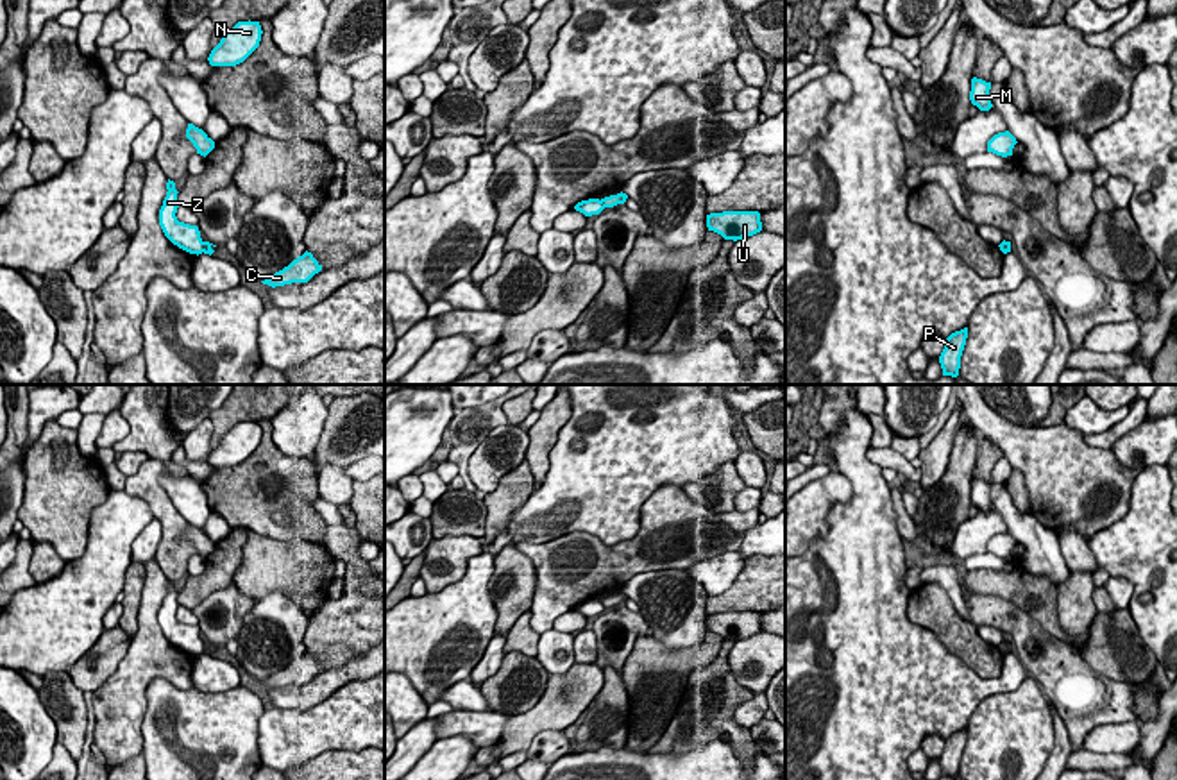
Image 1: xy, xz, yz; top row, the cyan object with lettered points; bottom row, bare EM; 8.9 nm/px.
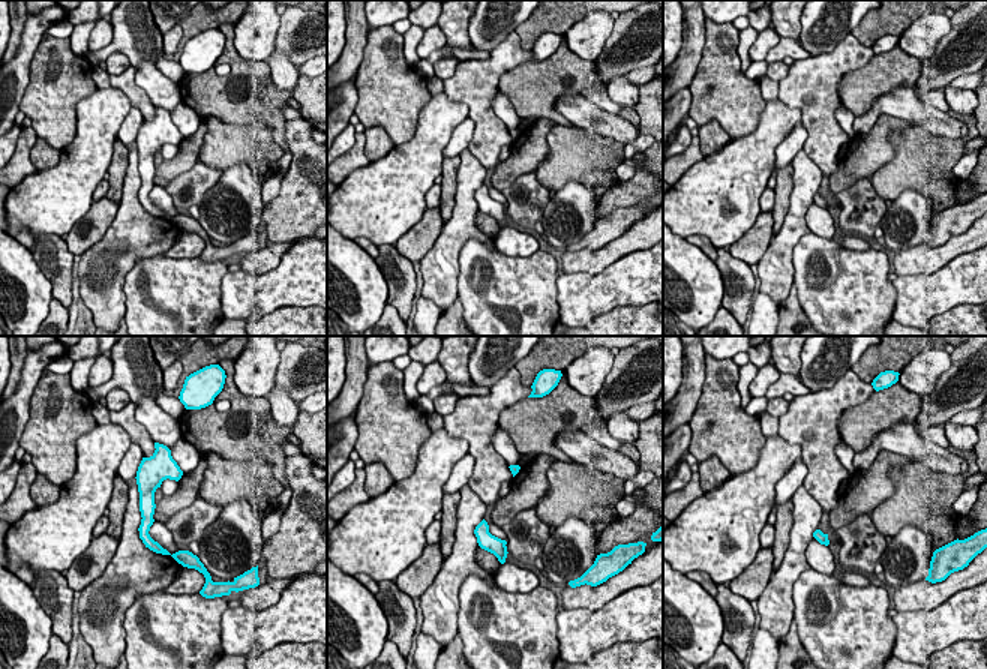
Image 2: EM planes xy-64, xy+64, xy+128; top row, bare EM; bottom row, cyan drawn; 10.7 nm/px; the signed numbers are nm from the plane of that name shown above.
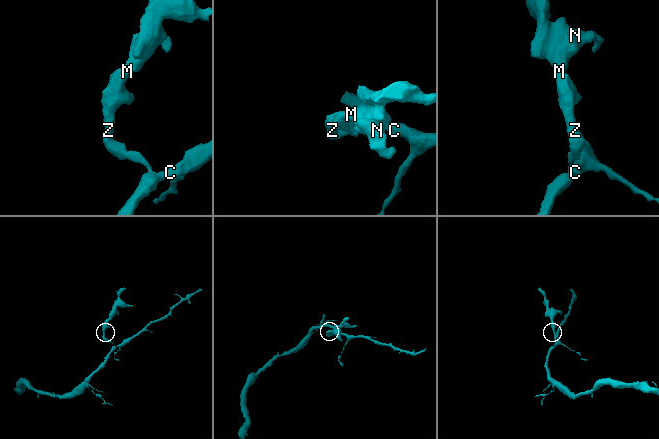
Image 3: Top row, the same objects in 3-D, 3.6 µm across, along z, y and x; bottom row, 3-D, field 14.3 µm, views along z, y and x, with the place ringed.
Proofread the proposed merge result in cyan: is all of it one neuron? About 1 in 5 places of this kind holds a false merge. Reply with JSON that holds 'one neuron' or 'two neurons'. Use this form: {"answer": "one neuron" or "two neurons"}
{"answer": "two neurons"}

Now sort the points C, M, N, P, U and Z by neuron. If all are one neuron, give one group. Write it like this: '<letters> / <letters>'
C P U / M N Z

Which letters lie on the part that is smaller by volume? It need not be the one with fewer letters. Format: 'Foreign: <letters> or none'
Foreign: M, N, Z

